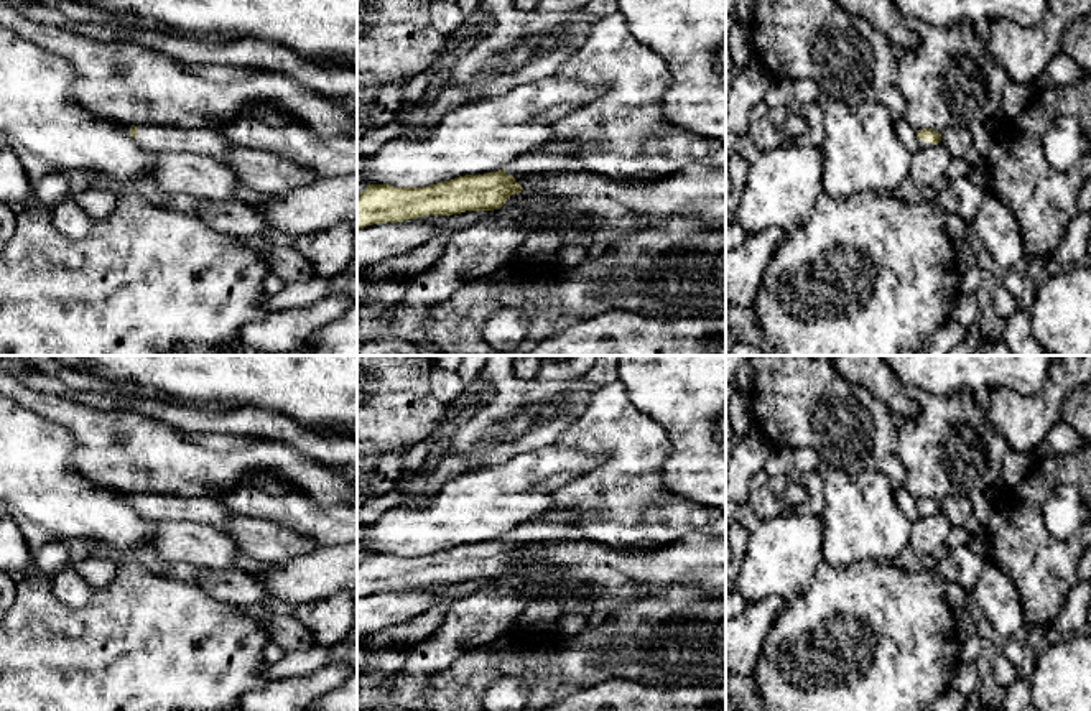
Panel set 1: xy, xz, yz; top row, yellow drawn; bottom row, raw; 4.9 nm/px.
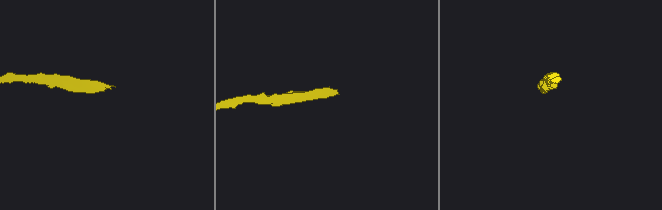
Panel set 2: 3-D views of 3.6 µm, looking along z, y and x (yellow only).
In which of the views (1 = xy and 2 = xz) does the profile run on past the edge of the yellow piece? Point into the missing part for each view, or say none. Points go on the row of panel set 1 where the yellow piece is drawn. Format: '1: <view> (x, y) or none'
1: xy (148, 137)
2: xz (510, 168)

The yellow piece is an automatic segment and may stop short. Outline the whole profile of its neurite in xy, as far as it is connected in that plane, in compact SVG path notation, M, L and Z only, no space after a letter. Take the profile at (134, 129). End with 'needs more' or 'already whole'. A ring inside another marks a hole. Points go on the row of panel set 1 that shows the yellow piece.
M138 123L132 125L130 128L132 138L137 140L137 143L150 151L163 153L160 150L160 142L163 137L163 125L151 125L151 123Z | needs more

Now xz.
M520 158L508 161L499 171L466 174L426 188L369 184L357 196L357 229L425 216L500 209L512 194L523 191L515 178L532 174L530 168L515 165Z | needs more

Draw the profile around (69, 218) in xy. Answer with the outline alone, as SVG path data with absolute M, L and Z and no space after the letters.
M72 196L63 198L51 211L54 227L71 240L84 240L95 222Z

